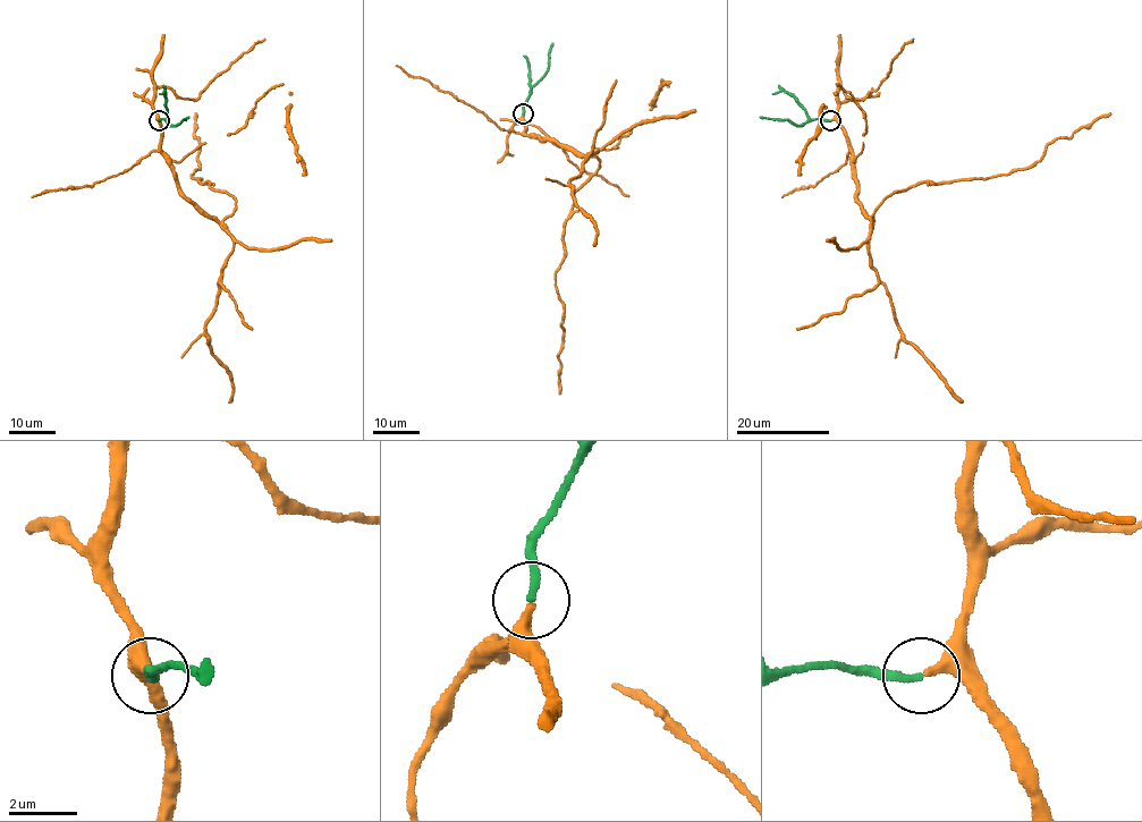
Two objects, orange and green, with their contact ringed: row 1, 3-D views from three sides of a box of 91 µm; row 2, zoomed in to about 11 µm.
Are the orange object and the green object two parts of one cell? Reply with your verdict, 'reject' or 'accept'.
accept

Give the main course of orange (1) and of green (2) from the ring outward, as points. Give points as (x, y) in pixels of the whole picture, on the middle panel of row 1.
1: (523, 115), (525, 133), (600, 161), (574, 194), (564, 261), (555, 273), (564, 306), (560, 395)
2: (523, 115), (523, 104), (532, 87), (547, 70), (552, 43)

